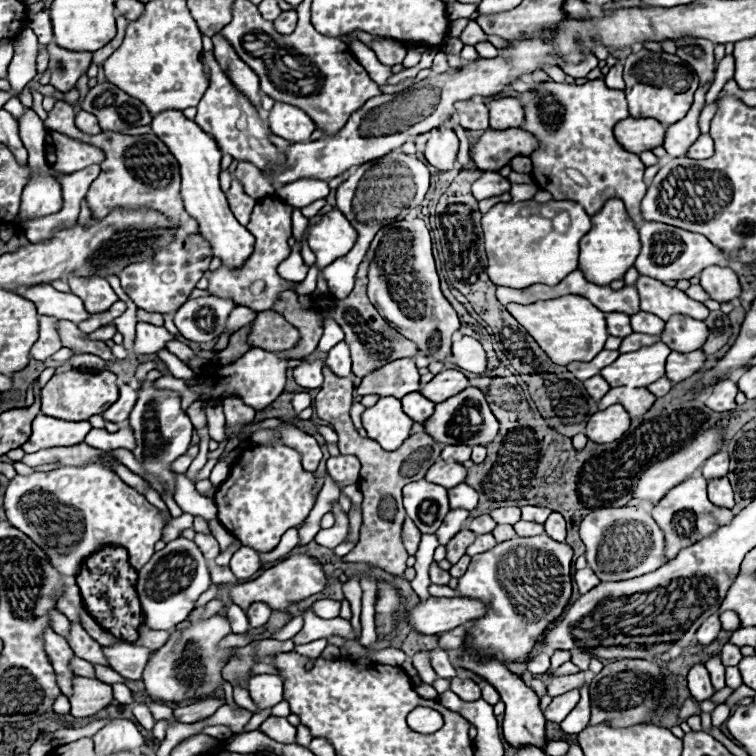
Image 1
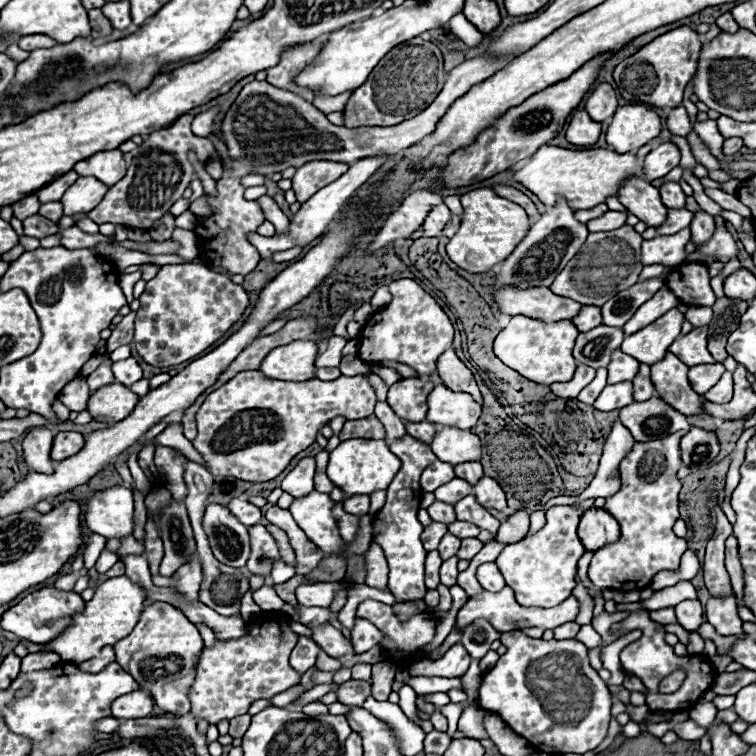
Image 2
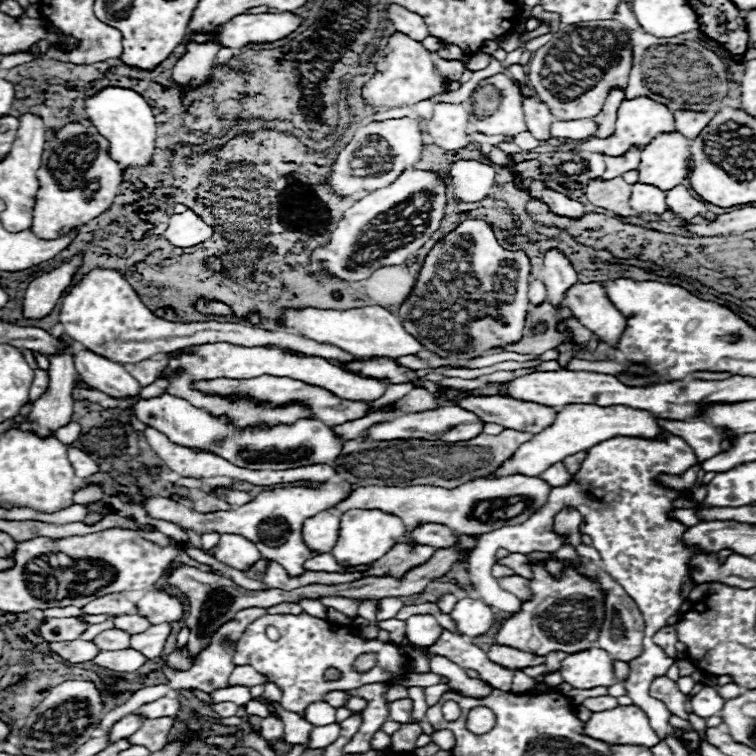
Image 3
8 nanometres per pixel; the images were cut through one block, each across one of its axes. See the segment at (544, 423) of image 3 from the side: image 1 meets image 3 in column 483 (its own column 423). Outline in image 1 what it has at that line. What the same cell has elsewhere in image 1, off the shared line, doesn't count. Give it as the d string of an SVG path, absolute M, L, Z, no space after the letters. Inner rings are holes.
M410 392L402 398L402 408L414 422L424 422L426 416L434 412L434 402L424 398L420 392Z

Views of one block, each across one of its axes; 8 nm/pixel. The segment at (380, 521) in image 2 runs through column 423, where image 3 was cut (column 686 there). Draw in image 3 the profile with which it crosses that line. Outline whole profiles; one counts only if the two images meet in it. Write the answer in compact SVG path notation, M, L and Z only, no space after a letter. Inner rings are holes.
M662 434L654 440L616 436L614 440L596 444L588 450L582 468L572 476L572 480L566 486L552 488L550 500L544 508L532 514L532 518L524 524L504 526L484 534L470 556L470 564L466 566L478 598L502 612L518 612L520 600L514 594L506 594L490 574L490 568L494 566L494 552L498 548L520 554L556 552L556 548L562 548L562 544L568 542L564 536L558 536L554 532L554 516L562 508L578 510L584 518L584 522L580 524L580 534L588 534L592 538L592 546L600 552L604 564L602 568L606 568L606 574L610 574L612 580L616 580L628 592L628 596L634 598L644 616L644 652L628 664L630 678L624 682L624 686L634 704L648 714L650 726L660 738L674 734L674 728L668 726L670 712L660 700L650 698L648 688L654 676L664 676L668 672L668 668L674 664L674 658L668 658L666 652L652 642L652 636L654 632L658 632L658 628L666 626L666 620L676 614L680 604L698 586L690 584L692 556L710 552L702 552L700 548L686 548L682 532L686 532L688 526L668 516L668 512L676 510L672 502L682 496L682 492L662 488L656 480L660 474L682 476L682 472L686 472L686 468L692 468L694 464L698 464L694 450L686 444L686 440L674 434Z

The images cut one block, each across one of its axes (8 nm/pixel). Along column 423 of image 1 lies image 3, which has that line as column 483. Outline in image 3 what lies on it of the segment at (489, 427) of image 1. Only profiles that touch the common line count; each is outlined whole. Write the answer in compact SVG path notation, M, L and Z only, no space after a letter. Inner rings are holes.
M442 406L438 410L426 410L426 412L414 412L404 414L400 418L394 418L392 422L380 422L370 426L362 436L368 440L398 440L398 438L426 438L426 440L444 440L444 442L460 442L476 438L482 432L484 422L474 414L458 406Z

